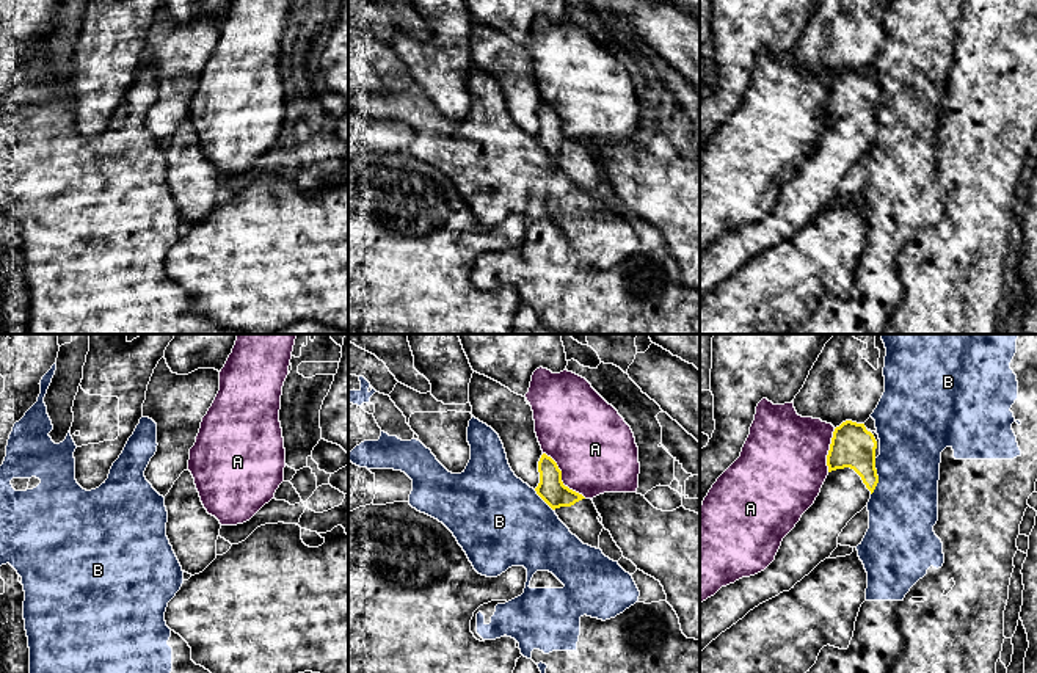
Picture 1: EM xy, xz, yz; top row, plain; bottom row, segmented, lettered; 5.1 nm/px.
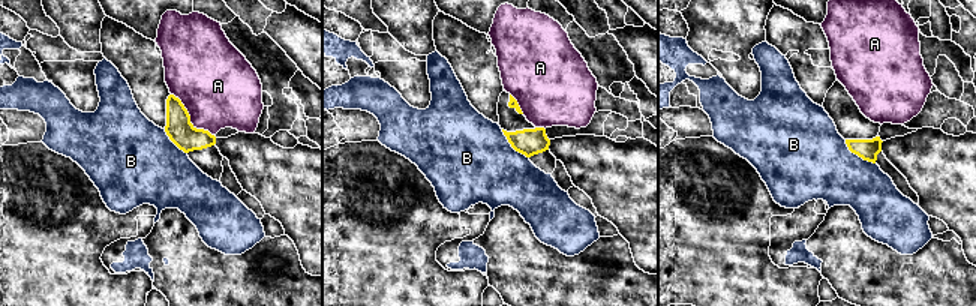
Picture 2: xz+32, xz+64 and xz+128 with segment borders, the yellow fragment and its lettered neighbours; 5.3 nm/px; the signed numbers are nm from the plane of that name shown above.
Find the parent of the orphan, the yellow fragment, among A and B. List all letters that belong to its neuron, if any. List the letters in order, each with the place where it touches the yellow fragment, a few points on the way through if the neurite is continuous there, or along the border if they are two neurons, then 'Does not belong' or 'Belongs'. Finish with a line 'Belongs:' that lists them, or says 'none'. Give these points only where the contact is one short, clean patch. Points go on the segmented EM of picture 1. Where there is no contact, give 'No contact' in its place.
A: Touches yellow at xz (560, 479). Does not belong
B: Touches yellow at yz (877, 477). Does not belong
Belongs: none

